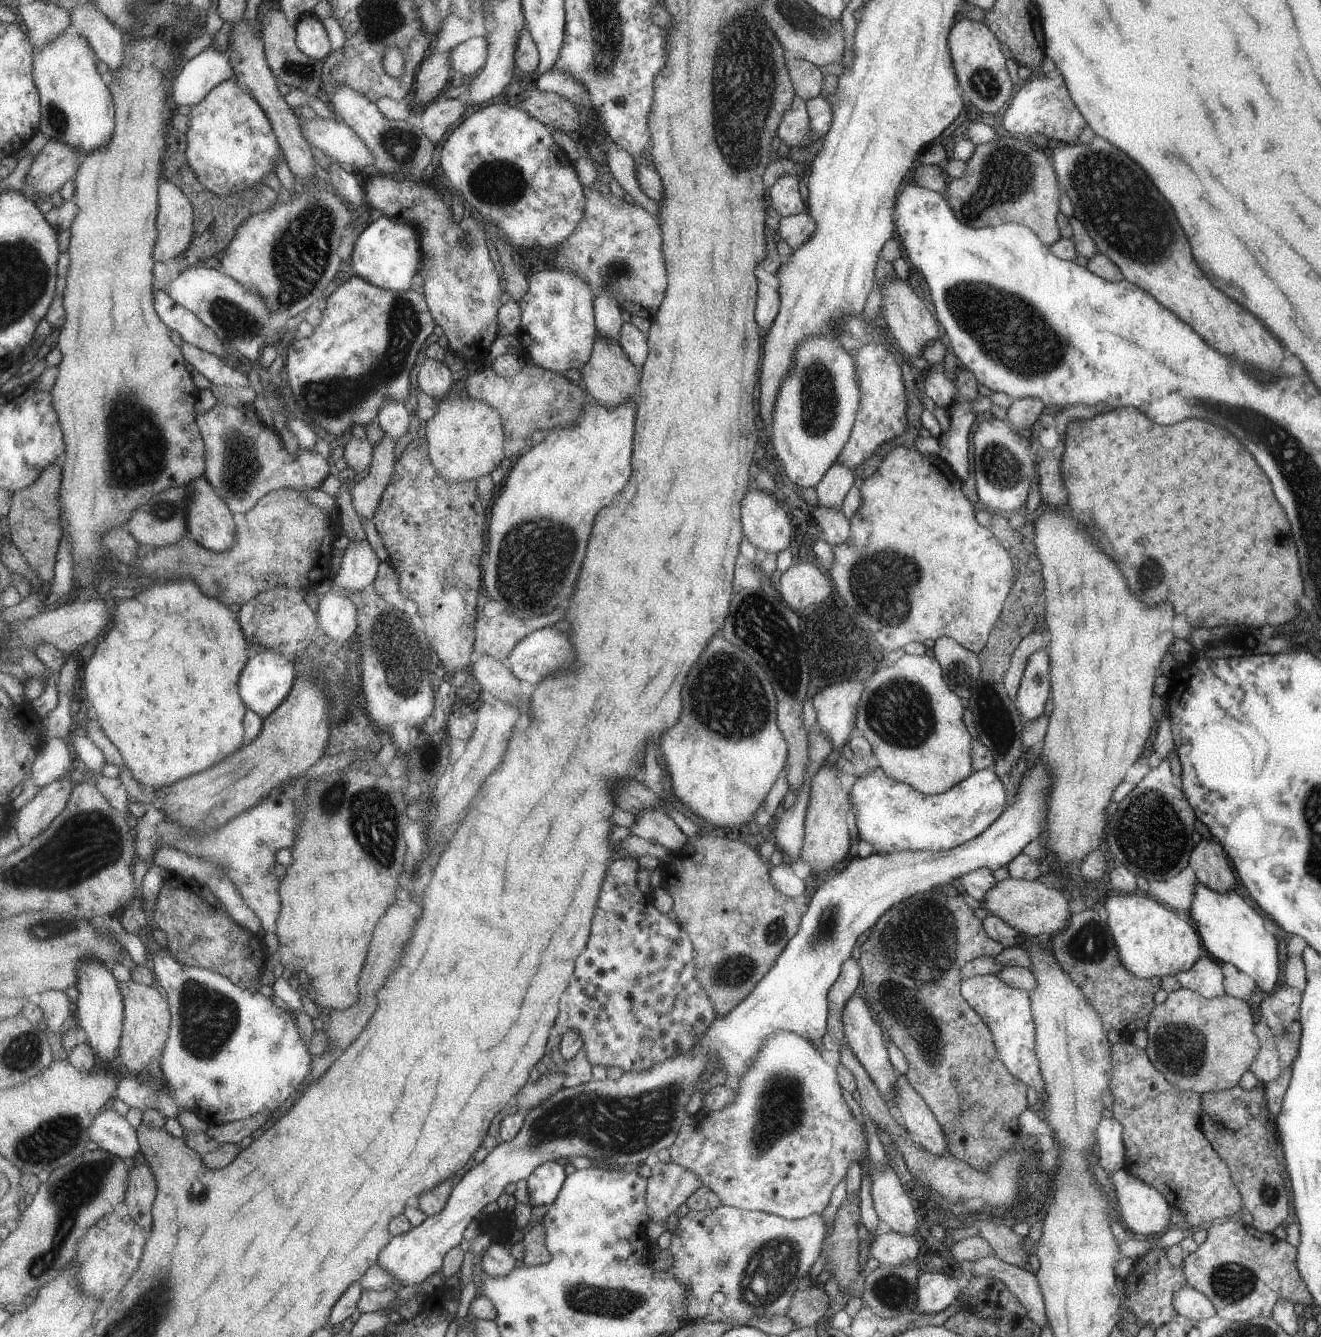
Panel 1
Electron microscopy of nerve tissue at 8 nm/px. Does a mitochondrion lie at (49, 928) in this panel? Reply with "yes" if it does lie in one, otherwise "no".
yes

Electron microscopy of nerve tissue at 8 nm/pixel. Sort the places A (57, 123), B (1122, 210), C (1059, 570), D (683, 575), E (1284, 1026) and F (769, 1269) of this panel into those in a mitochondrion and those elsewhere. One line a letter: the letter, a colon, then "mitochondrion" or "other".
A: mitochondrion
B: mitochondrion
C: other
D: other
E: mitochondrion
F: mitochondrion

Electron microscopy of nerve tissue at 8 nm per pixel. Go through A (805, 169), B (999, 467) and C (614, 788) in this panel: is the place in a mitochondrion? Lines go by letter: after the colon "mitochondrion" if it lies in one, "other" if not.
A: other
B: mitochondrion
C: other

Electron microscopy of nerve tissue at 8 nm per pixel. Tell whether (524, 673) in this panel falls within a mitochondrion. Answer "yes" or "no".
no

